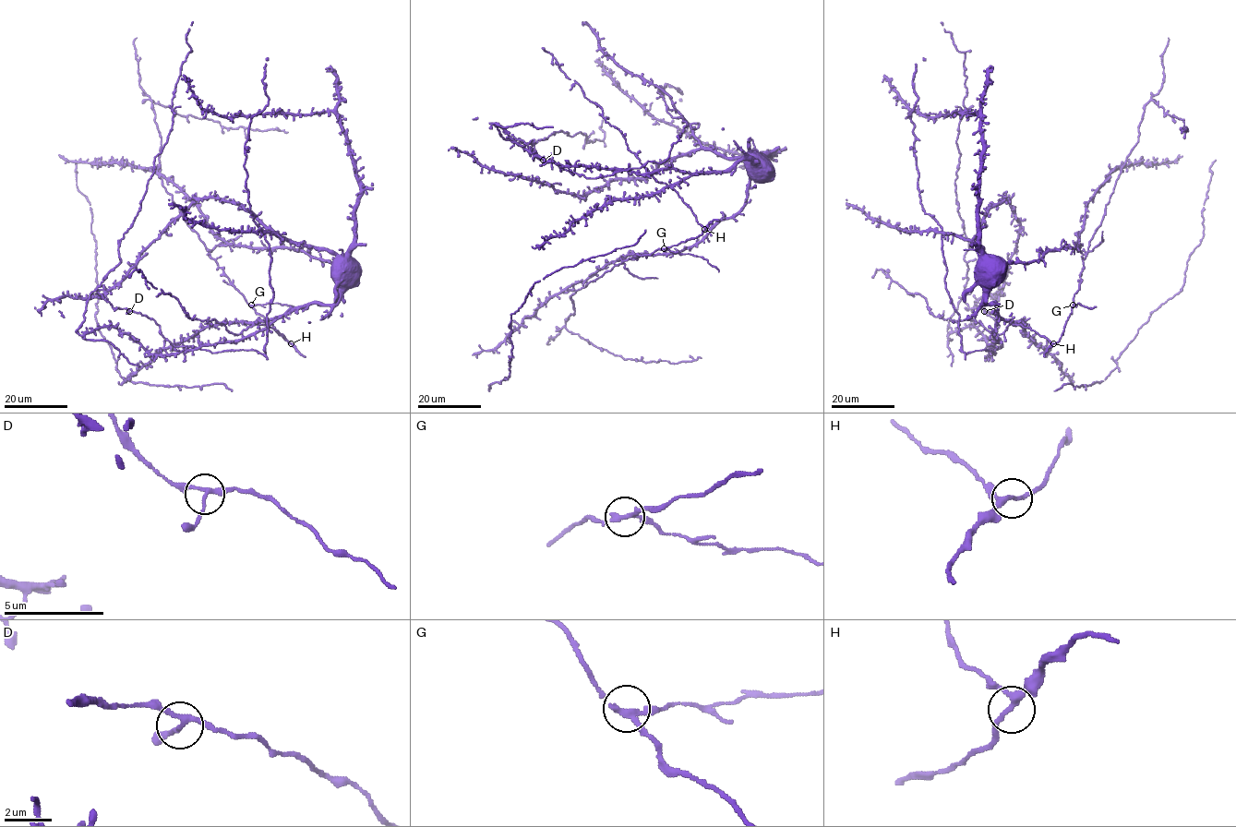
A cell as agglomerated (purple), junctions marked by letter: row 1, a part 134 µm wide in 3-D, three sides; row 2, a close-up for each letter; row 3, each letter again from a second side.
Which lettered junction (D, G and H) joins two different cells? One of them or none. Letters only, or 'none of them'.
G

